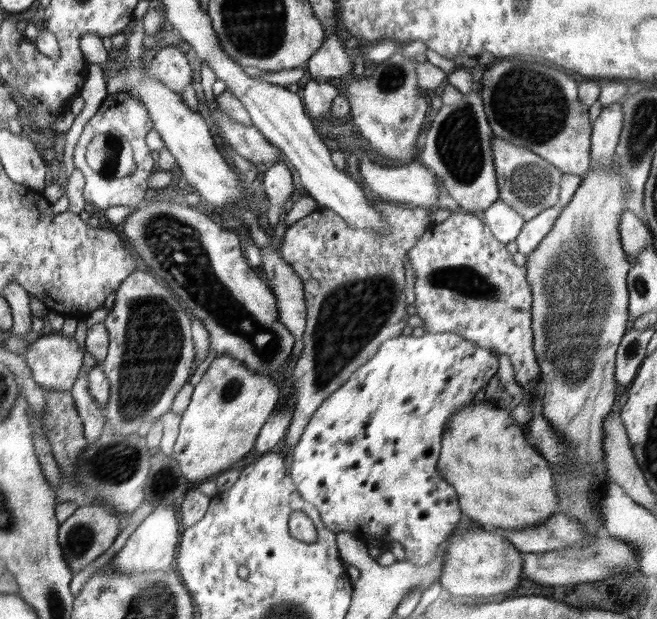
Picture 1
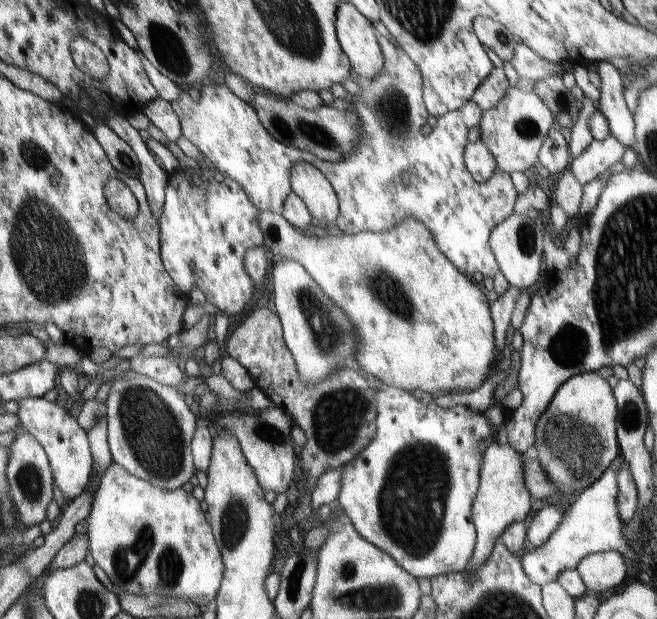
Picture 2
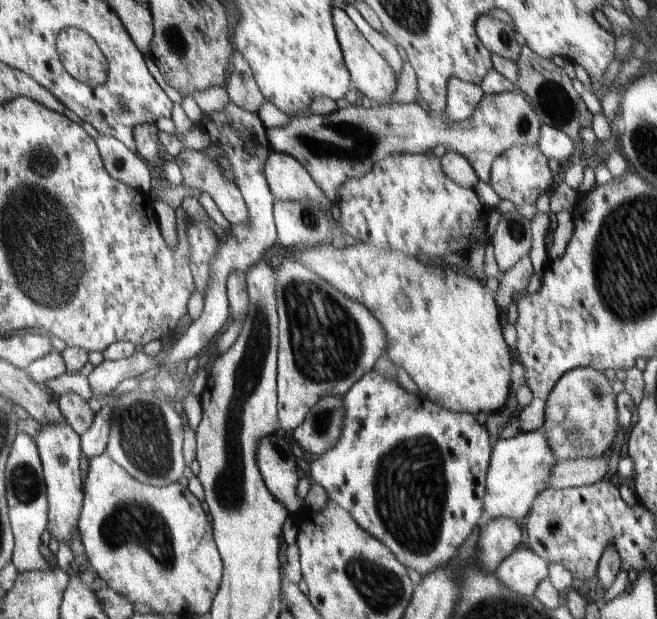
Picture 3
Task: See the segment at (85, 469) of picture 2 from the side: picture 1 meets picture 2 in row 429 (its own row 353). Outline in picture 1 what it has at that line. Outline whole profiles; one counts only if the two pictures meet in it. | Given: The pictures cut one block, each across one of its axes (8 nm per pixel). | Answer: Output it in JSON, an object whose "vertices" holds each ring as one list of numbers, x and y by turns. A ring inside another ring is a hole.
{"vertices":[[53,332,49,335,40,335,27,346,24,353,25,361,31,370,32,378,43,389,54,391,71,391,76,377,80,375,84,366,84,352,75,336,64,336,61,332]]}

